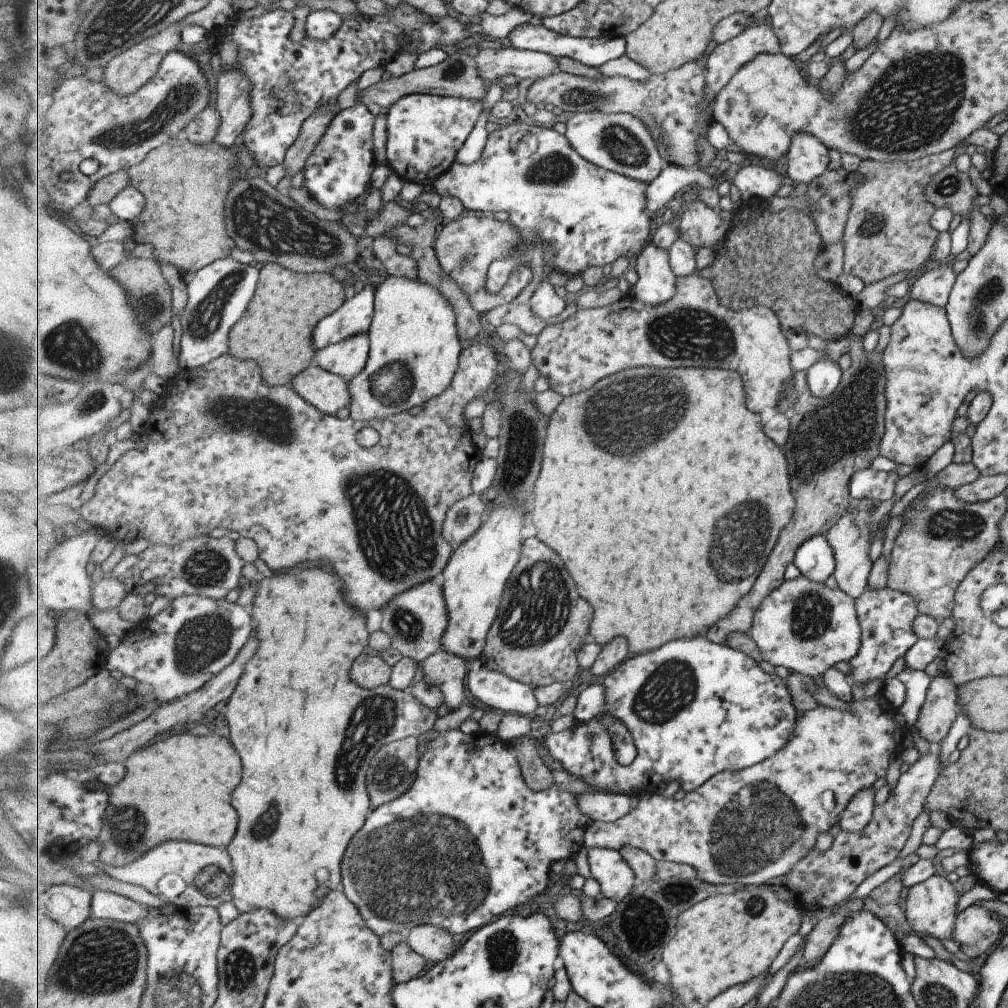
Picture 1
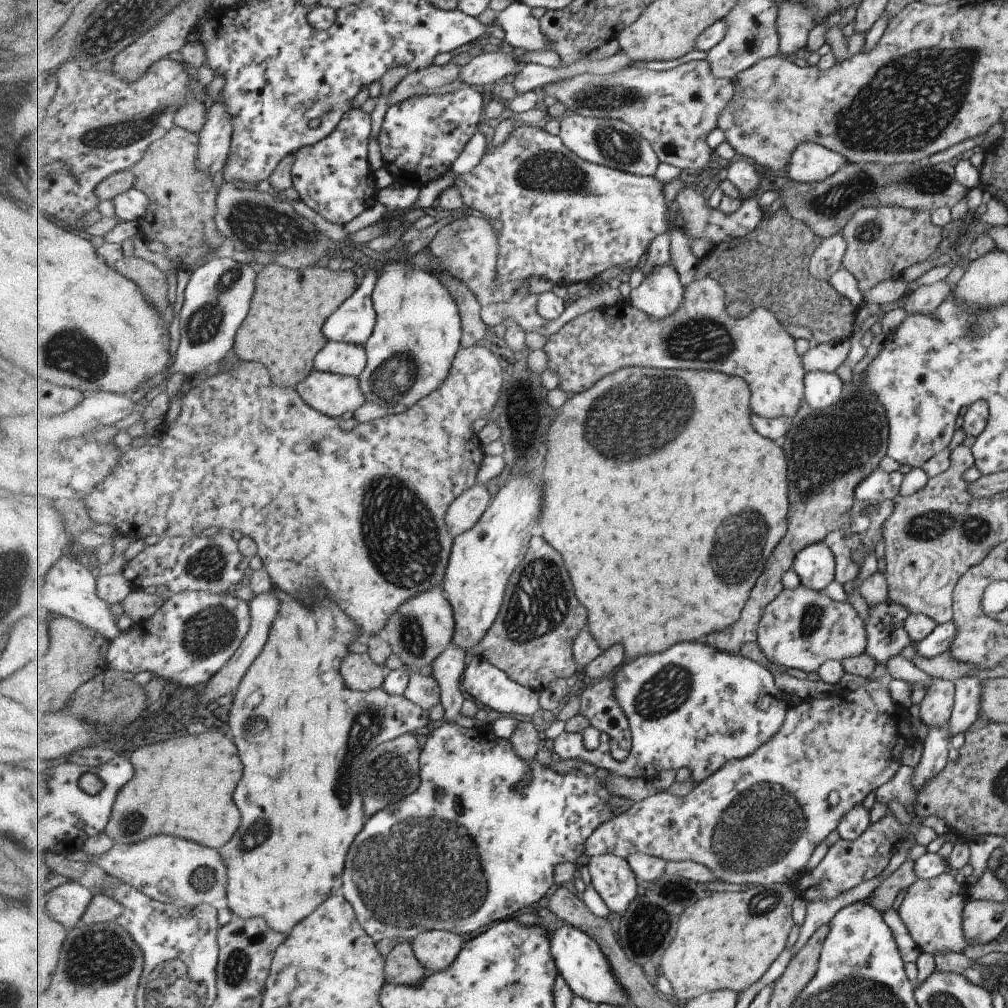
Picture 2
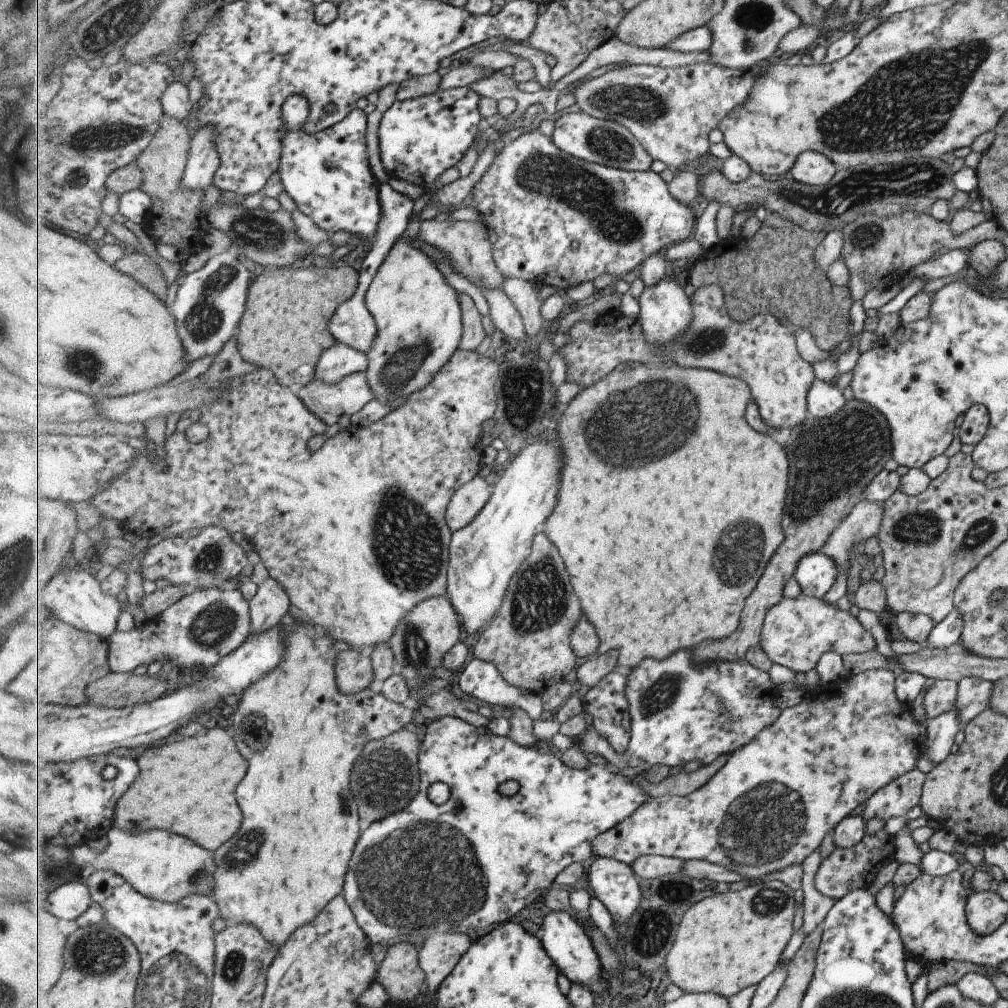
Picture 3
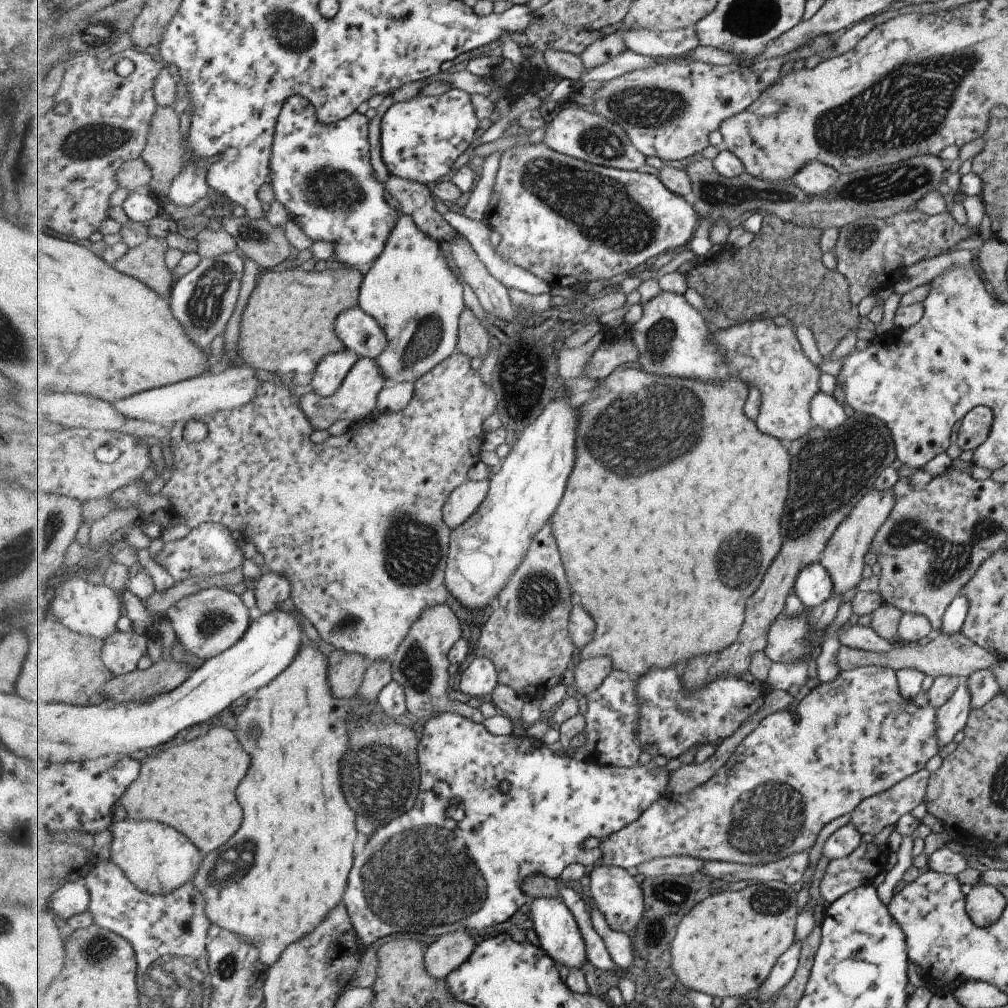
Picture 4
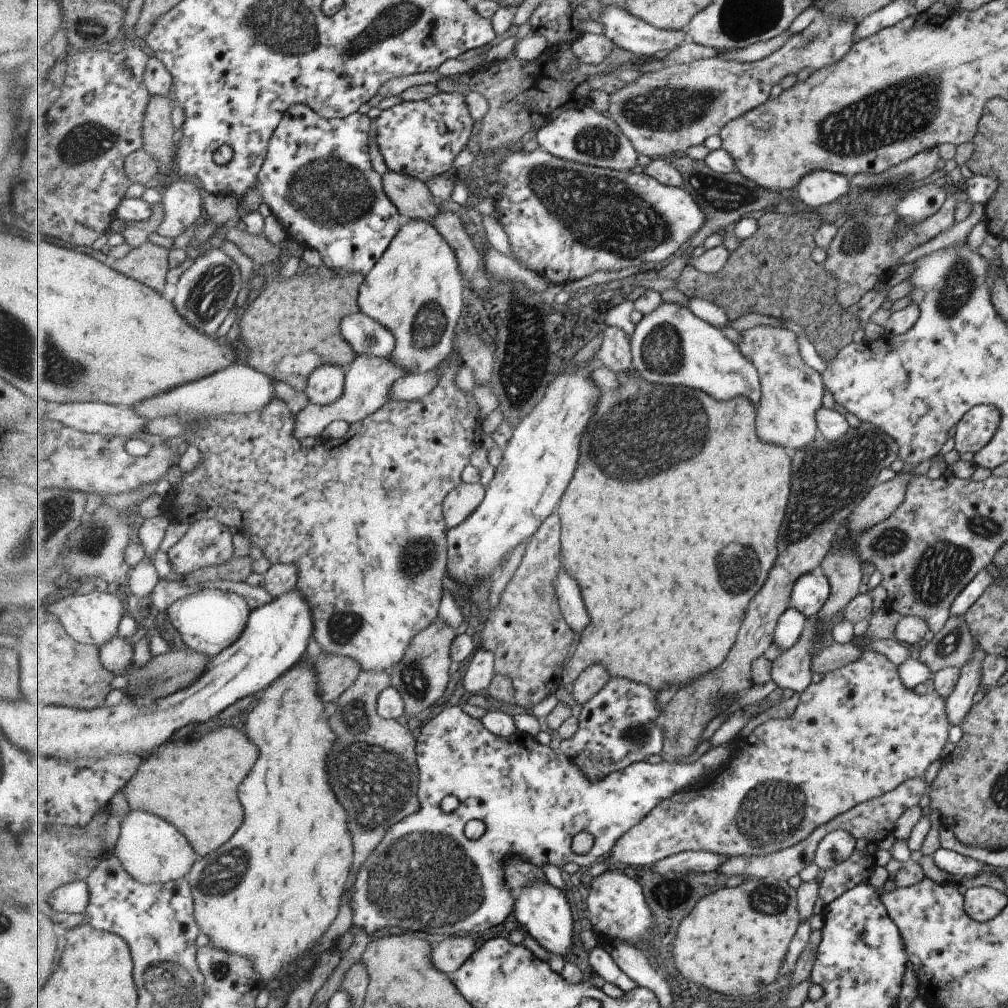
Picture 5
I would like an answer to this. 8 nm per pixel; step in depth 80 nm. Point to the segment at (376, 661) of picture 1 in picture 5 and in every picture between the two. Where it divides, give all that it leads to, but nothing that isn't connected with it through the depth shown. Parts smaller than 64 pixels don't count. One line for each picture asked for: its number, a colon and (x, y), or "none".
2: (362, 672)
3: (355, 671)
4: (348, 670)
5: (337, 673)

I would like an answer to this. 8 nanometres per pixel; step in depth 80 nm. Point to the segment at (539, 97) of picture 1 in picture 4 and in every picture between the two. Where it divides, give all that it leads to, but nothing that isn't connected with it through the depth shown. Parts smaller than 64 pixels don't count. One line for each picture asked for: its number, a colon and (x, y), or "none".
2: (676, 109)
3: (672, 110)
4: (669, 110)

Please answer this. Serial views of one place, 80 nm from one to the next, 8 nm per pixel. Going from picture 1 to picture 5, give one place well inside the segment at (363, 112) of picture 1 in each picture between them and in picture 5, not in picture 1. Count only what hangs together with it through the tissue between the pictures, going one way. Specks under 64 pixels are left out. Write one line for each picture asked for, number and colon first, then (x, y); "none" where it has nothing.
2: (333, 177)
3: (327, 174)
4: (321, 173)
5: (318, 181)

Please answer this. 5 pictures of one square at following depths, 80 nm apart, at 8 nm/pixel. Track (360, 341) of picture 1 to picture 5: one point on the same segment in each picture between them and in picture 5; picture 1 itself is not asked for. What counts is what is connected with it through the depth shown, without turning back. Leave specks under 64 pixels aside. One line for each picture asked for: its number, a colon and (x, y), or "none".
2: (351, 359)
3: (338, 361)
4: (331, 372)
5: (327, 383)

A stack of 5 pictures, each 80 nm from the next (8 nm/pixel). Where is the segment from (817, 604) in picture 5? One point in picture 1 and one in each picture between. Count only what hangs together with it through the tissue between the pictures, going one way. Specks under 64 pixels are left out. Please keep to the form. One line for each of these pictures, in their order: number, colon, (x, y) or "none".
1: (814, 559)
2: (814, 564)
3: (815, 573)
4: (813, 585)

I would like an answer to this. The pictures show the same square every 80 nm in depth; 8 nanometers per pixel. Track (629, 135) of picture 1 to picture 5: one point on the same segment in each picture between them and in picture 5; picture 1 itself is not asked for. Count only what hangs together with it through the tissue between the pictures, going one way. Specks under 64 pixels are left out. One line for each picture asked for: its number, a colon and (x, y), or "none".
2: (613, 142)
3: (605, 142)
4: (575, 132)
5: (580, 134)

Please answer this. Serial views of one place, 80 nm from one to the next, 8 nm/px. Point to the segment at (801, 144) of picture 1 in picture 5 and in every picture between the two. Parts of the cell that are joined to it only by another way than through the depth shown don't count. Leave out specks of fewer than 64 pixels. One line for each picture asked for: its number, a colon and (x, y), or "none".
2: (810, 162)
3: (811, 168)
4: (814, 178)
5: (819, 187)

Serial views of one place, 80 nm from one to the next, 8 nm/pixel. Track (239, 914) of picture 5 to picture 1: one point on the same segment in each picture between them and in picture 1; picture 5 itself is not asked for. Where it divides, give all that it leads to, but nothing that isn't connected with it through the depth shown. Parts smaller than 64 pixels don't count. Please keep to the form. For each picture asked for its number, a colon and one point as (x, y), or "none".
1: (304, 797)
2: (302, 808)
3: (301, 825)
4: (299, 853)

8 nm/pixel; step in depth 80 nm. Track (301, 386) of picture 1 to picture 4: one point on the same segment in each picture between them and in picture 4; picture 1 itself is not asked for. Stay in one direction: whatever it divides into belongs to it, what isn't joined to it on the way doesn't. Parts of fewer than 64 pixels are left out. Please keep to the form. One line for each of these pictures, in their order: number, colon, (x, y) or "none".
2: (332, 394)
3: (329, 402)
4: (358, 395)

